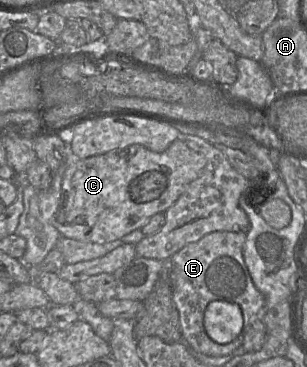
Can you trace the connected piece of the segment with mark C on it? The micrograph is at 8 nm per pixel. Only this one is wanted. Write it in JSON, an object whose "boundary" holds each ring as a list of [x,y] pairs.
{"boundary":[[[174,140],[161,153],[134,144],[105,154],[72,160],[62,178],[53,226],[65,238],[104,244],[141,229],[157,213],[165,213],[203,172],[204,155]]]}

